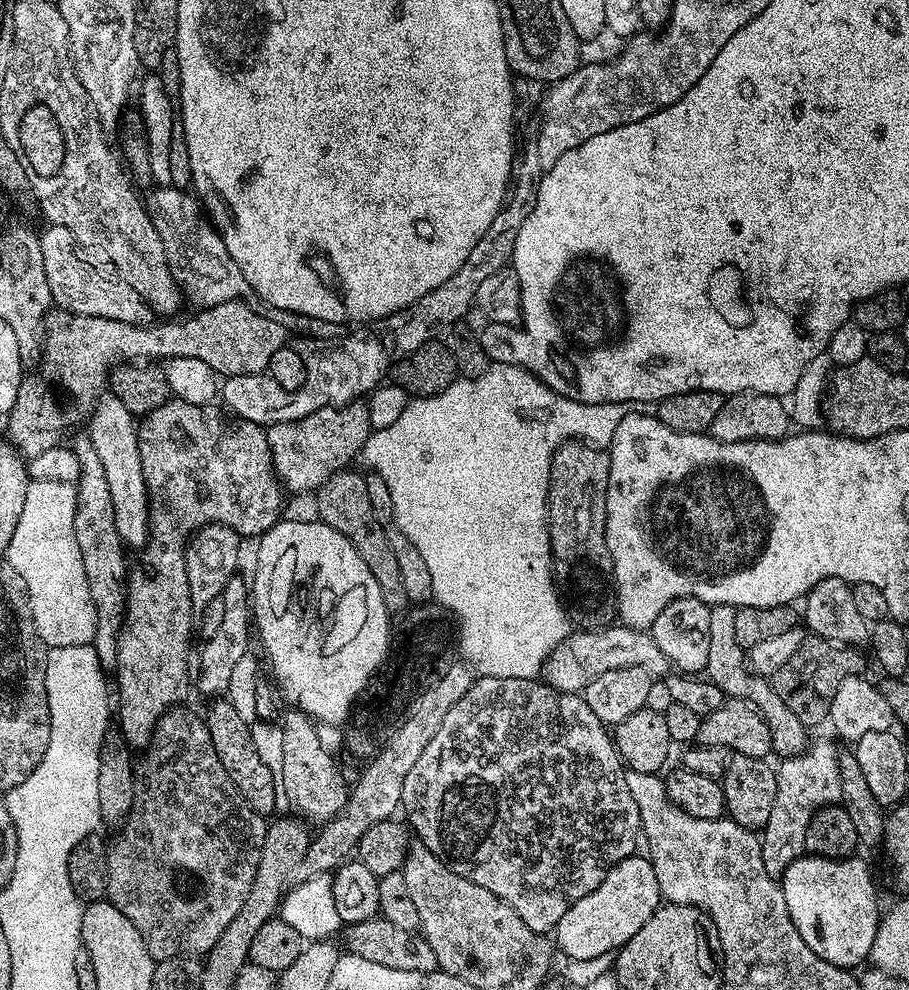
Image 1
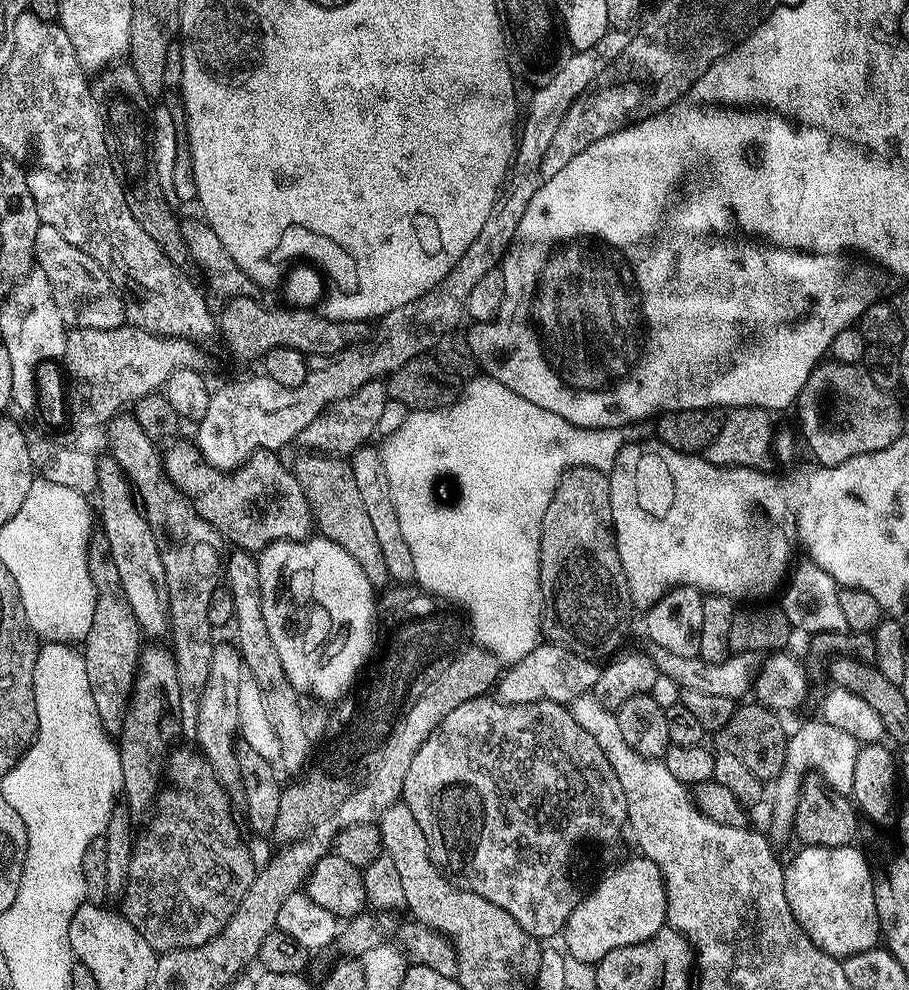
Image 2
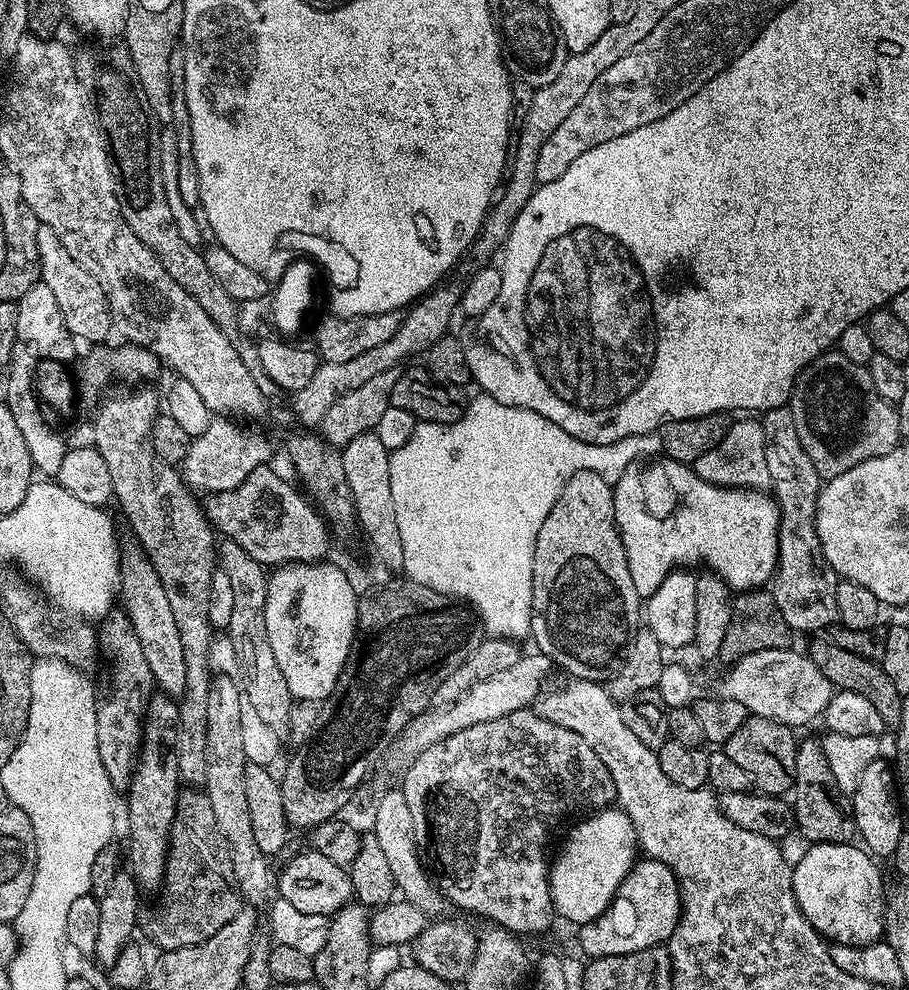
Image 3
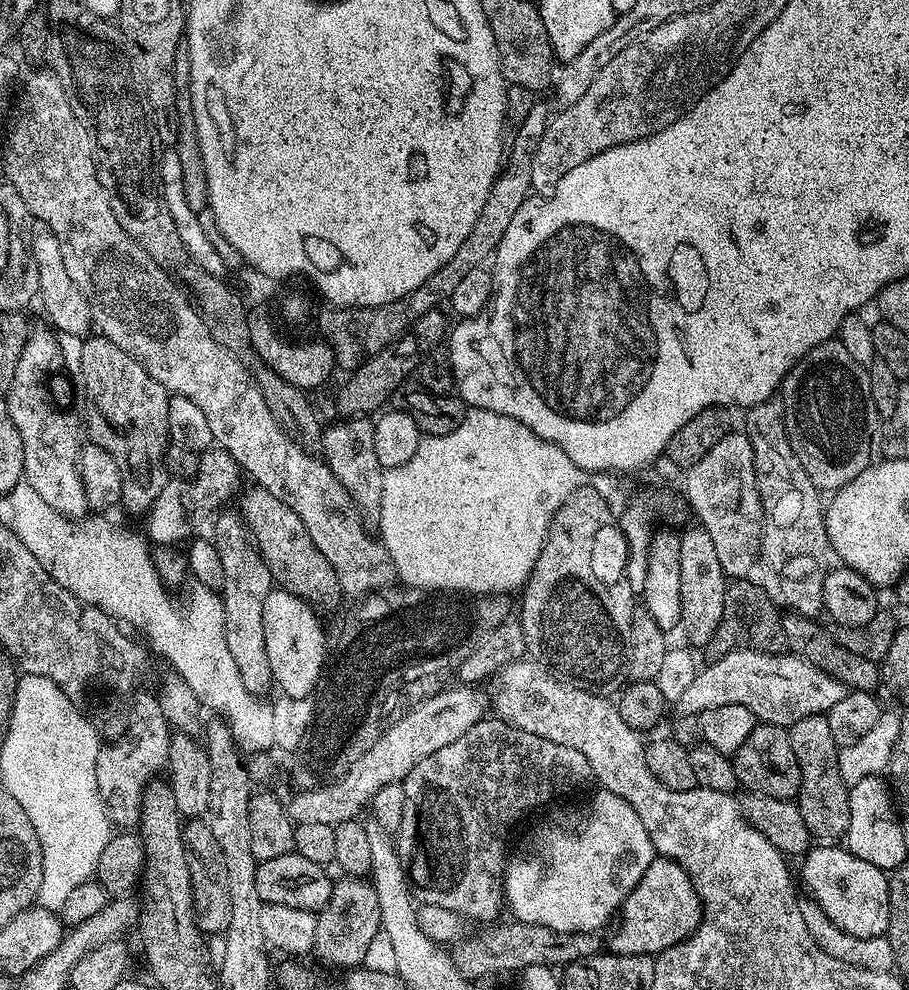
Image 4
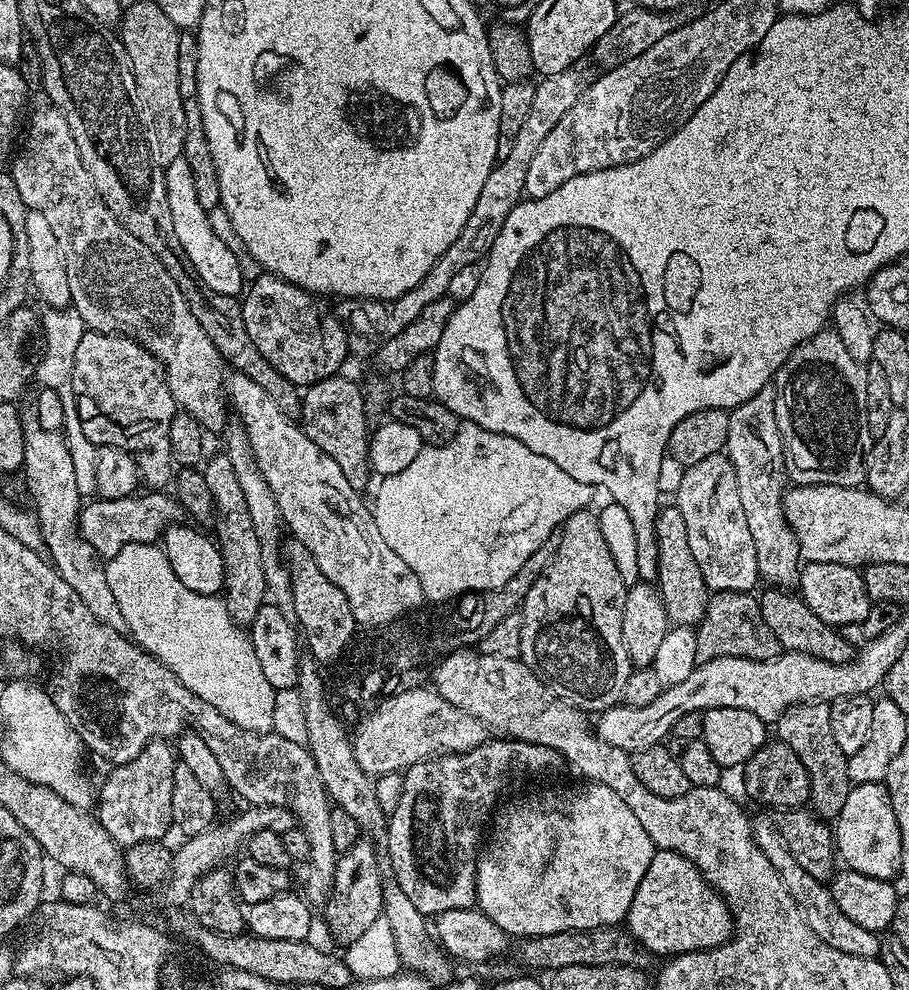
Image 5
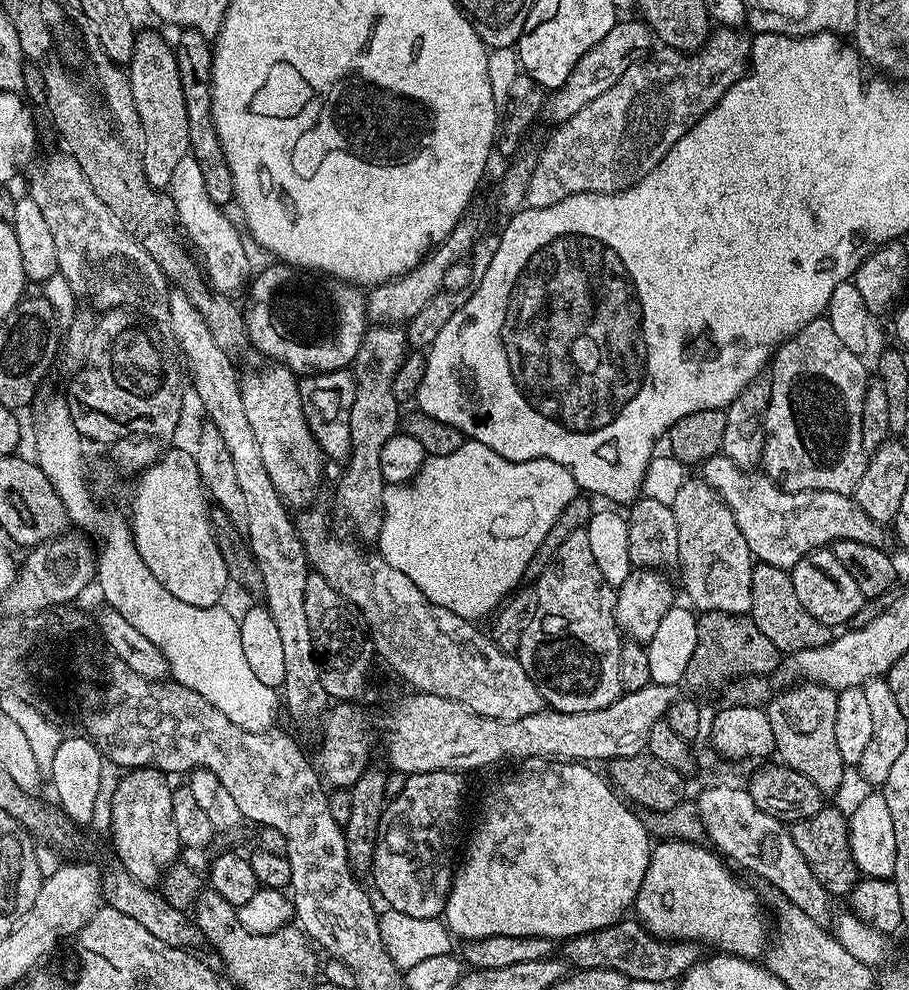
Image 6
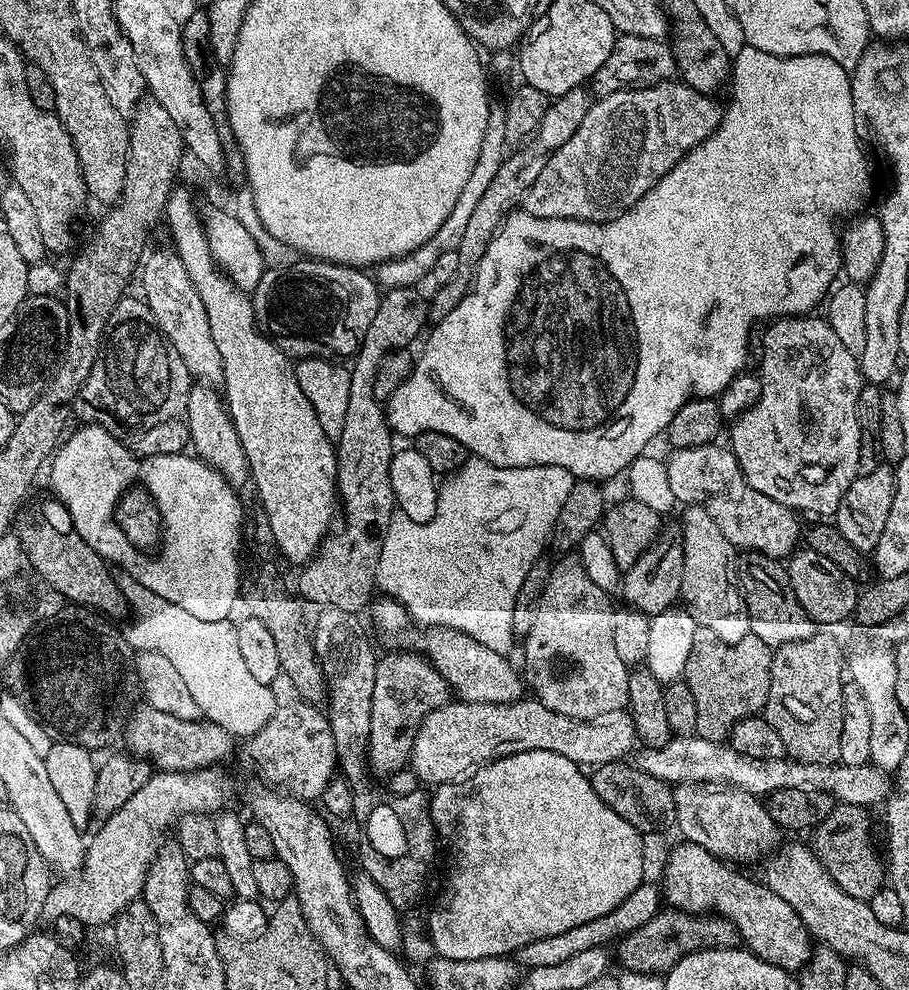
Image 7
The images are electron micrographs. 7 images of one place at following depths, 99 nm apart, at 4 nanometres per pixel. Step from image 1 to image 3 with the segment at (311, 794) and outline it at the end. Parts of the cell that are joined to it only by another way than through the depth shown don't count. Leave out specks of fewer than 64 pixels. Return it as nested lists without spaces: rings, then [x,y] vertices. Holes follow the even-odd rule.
[[[221,539],[218,544],[218,568],[230,578],[234,593],[234,610],[230,614],[226,640],[236,655],[234,664],[238,672],[240,668],[238,678],[242,683],[243,695],[252,698],[256,711],[272,728],[276,728],[278,732],[289,732],[294,697],[286,686],[286,677],[274,659],[270,634],[266,634],[266,590],[269,573],[265,565],[254,562],[254,558],[250,558],[250,554],[246,554],[246,550],[238,546],[238,542],[226,539]]]

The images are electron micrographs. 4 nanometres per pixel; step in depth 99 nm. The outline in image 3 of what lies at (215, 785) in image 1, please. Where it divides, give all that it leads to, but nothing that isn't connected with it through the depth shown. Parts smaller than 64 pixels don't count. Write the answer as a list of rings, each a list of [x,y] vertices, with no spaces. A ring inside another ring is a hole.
[[[184,790],[176,800],[176,817],[172,833],[168,835],[168,861],[160,894],[160,905],[142,916],[142,932],[144,928],[145,934],[160,950],[206,942],[210,934],[218,934],[230,918],[240,913],[242,897],[234,878],[232,856],[203,791]]]

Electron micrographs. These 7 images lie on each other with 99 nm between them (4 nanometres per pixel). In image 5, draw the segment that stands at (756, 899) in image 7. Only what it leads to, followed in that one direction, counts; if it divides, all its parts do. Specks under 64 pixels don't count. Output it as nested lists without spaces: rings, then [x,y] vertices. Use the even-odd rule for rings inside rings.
[[[658,850],[652,856],[650,867],[642,882],[638,882],[638,890],[634,890],[634,902],[630,902],[630,910],[626,917],[628,933],[653,957],[671,958],[687,952],[705,952],[707,948],[718,948],[732,936],[734,925],[732,912],[716,889],[710,887],[706,878],[682,854]]]

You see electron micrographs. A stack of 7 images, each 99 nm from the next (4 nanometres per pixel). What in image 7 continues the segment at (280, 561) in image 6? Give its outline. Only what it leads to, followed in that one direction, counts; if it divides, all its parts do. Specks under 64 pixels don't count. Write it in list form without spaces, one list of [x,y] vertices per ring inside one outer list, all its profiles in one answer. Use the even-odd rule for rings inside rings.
[[[175,251],[151,252],[147,253],[142,264],[142,272],[144,268],[142,299],[148,305],[152,321],[156,323],[160,332],[168,337],[168,342],[174,346],[174,350],[178,350],[178,358],[182,358],[182,362],[186,362],[186,370],[193,378],[205,384],[219,385],[224,379],[222,357],[218,354],[218,346],[210,334],[210,321],[206,319],[206,306],[202,306],[202,298],[198,298],[198,290],[194,286],[194,282],[190,282],[190,274],[186,274],[186,266],[182,266]]]

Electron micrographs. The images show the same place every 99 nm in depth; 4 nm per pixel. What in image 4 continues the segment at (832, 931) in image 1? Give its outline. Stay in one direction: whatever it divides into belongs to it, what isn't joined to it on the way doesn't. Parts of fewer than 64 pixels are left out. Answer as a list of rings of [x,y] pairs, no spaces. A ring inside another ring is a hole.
[[[844,846],[809,847],[802,863],[804,865],[800,868],[800,876],[798,872],[799,883],[802,888],[802,883],[804,883],[804,888],[808,891],[805,893],[815,904],[822,906],[826,918],[830,918],[830,922],[834,922],[834,926],[846,930],[846,934],[854,934],[854,938],[874,938],[887,933],[888,923],[890,922],[890,894],[888,893],[887,871],[871,865],[869,862],[864,862],[862,858],[856,857]]]

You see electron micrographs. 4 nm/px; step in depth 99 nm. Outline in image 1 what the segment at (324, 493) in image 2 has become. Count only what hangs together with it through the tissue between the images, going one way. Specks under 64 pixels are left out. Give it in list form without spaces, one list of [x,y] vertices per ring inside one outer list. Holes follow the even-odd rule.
[[[352,471],[336,472],[325,484],[316,489],[315,515],[326,526],[338,530],[338,534],[345,536],[354,546],[354,550],[362,554],[362,562],[370,566],[370,574],[374,574],[374,582],[378,582],[378,590],[382,590],[382,602],[386,602],[386,610],[390,614],[403,613],[410,602],[406,598],[406,589],[398,567],[398,558],[394,555],[394,546],[390,546],[390,538],[386,538],[382,522],[378,514],[374,514],[374,505],[370,503],[370,490],[366,490],[365,477]]]

